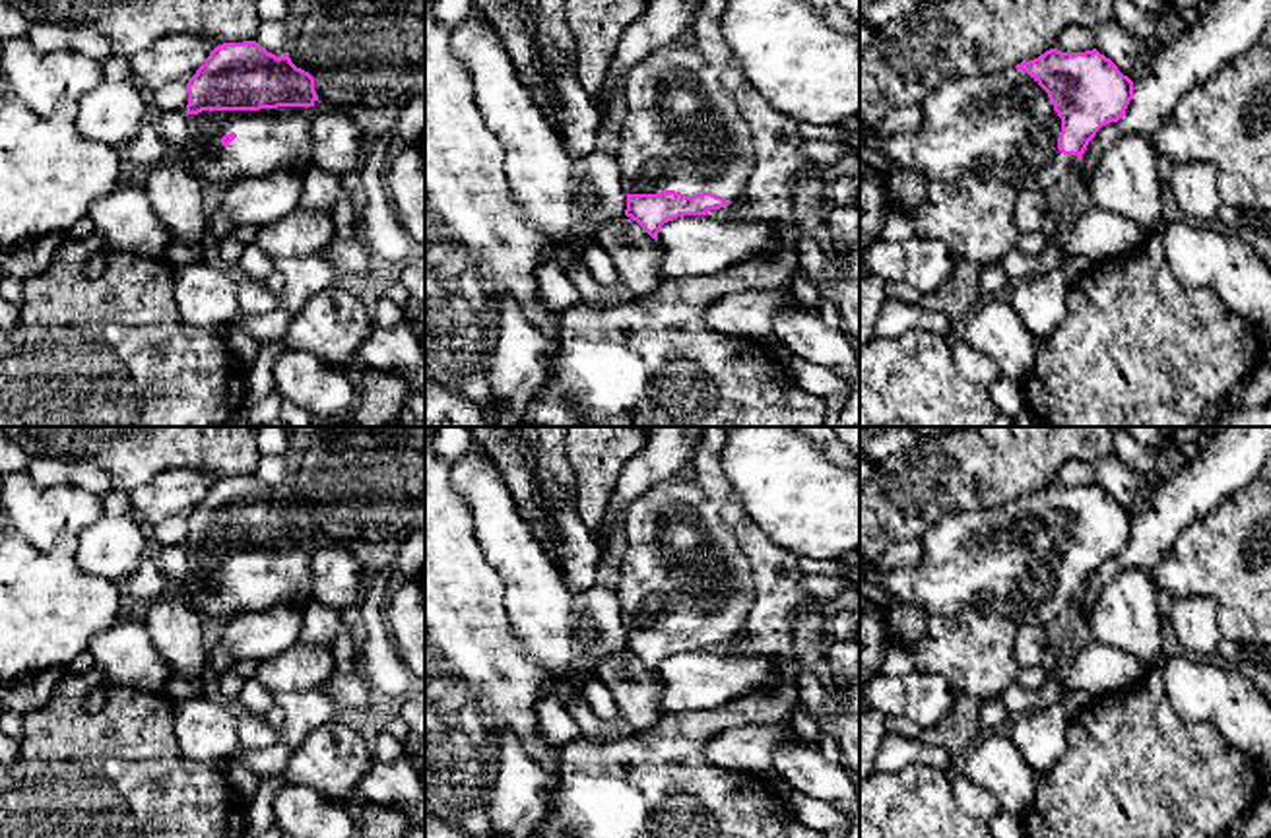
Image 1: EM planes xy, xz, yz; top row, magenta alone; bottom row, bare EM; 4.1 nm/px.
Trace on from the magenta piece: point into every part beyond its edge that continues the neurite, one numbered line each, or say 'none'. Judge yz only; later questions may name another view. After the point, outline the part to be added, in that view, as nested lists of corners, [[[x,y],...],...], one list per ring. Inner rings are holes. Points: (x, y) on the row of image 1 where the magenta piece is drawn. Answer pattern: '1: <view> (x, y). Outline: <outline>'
1: yz (1004, 123). Outline: [[[1007,68],[947,80],[920,107],[922,126],[914,134],[883,140],[879,147],[891,171],[912,171],[941,184],[988,171],[1019,194],[1048,192],[1081,161],[1058,149],[1061,118],[1048,93],[1023,70]]]

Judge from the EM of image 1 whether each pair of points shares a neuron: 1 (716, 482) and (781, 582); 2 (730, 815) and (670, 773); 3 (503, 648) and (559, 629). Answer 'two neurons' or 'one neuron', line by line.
1: one neuron
2: one neuron
3: two neurons

